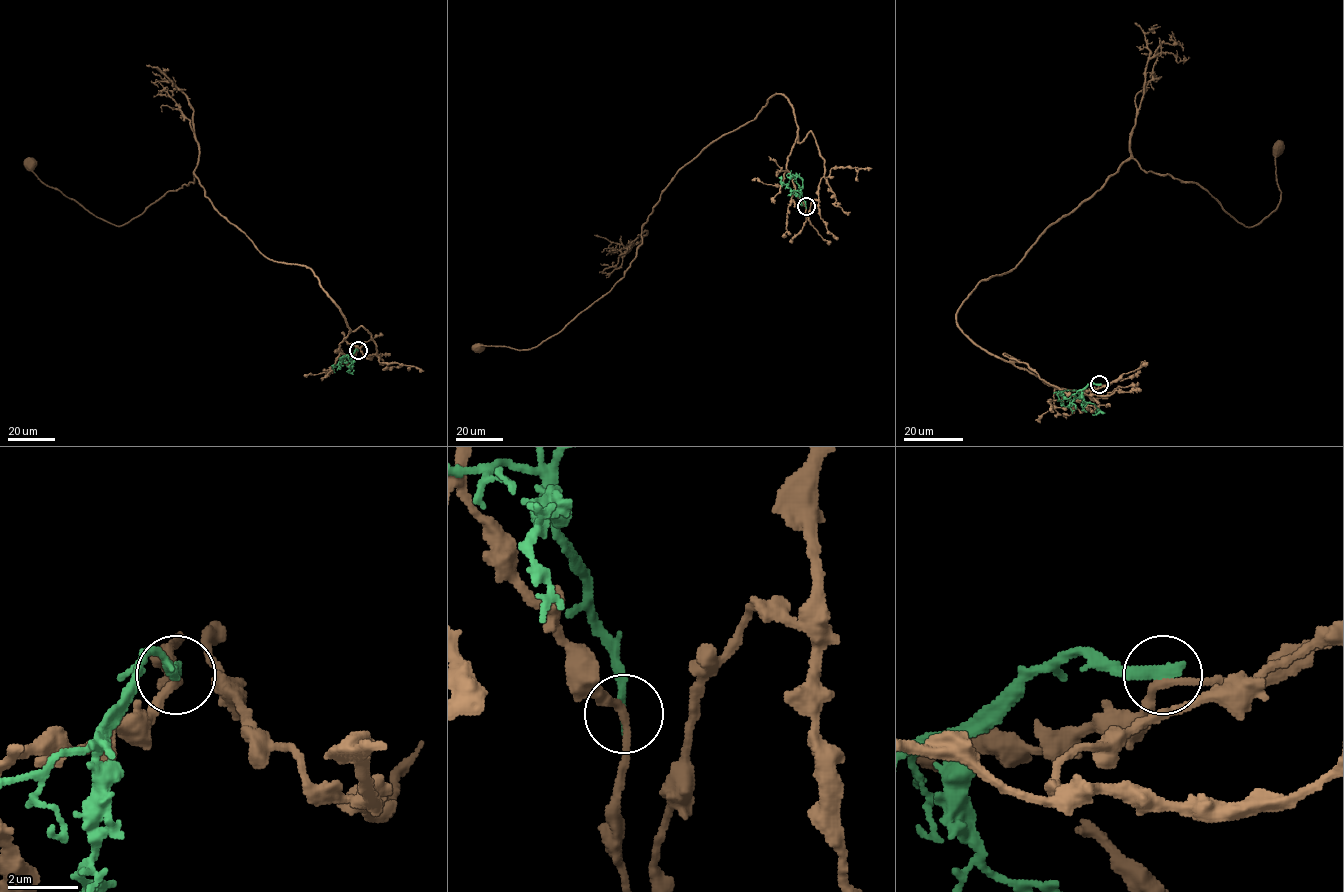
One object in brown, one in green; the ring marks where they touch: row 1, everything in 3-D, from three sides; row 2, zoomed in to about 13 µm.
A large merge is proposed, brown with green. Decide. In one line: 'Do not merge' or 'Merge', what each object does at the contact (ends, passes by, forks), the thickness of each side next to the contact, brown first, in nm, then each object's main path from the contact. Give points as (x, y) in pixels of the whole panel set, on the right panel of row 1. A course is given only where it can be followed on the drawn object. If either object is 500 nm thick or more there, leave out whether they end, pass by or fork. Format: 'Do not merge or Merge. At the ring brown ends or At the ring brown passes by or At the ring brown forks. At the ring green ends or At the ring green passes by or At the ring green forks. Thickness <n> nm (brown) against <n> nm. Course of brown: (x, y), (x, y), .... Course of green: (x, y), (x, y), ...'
Do not merge. At the ring brown passes by. At the ring green ends. Thickness 240 nm (brown) against 320 nm. Course of brown: (1099, 385), (1055, 388), (987, 353), (957, 309), (1134, 158), (1197, 183), (1252, 227), (1279, 204), (1278, 146). Course of green: (1099, 384), (1092, 383), (1078, 391), (1079, 397), (1068, 406), (1072, 413)

